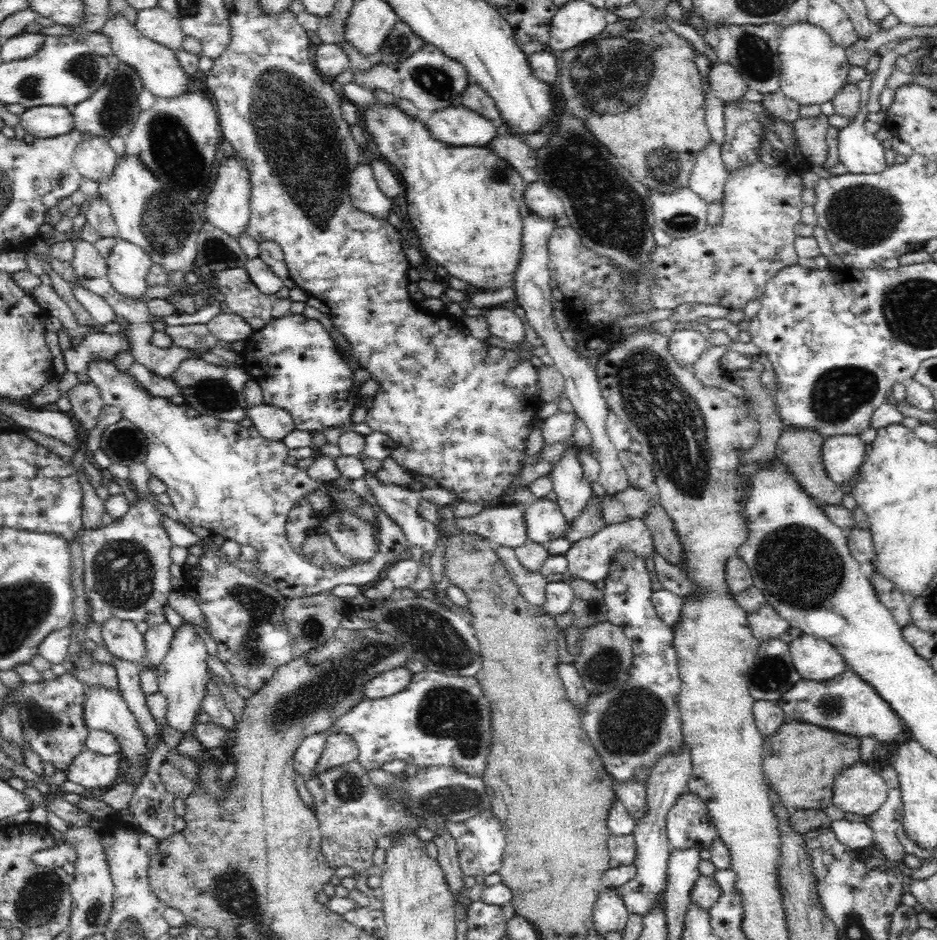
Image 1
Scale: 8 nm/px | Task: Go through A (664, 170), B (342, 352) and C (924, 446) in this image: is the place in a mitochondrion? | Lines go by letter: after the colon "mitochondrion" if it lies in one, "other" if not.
A: mitochondrion
B: other
C: other

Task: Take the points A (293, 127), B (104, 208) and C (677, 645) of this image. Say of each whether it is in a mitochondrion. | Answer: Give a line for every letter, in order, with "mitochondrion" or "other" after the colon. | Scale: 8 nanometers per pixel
A: mitochondrion
B: other
C: other

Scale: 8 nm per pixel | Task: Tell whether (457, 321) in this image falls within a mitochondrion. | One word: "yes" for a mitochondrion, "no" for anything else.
no

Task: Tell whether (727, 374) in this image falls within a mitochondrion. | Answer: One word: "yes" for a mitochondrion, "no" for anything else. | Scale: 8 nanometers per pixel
no

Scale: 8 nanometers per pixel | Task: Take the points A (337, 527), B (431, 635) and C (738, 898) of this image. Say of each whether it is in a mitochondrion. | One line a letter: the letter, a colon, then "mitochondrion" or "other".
A: mitochondrion
B: mitochondrion
C: other

